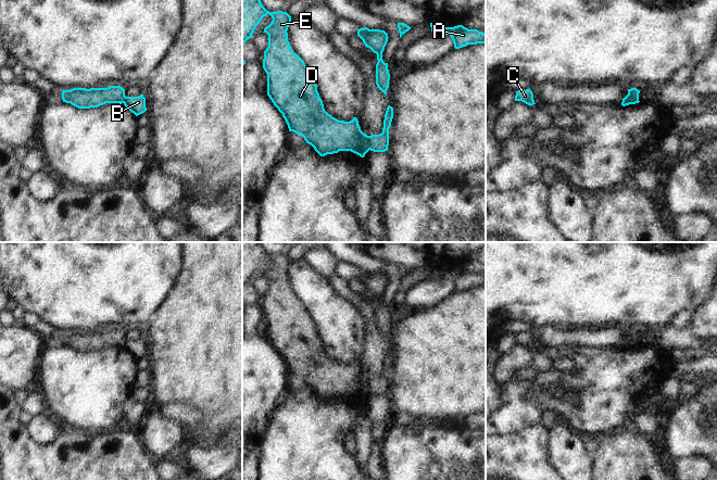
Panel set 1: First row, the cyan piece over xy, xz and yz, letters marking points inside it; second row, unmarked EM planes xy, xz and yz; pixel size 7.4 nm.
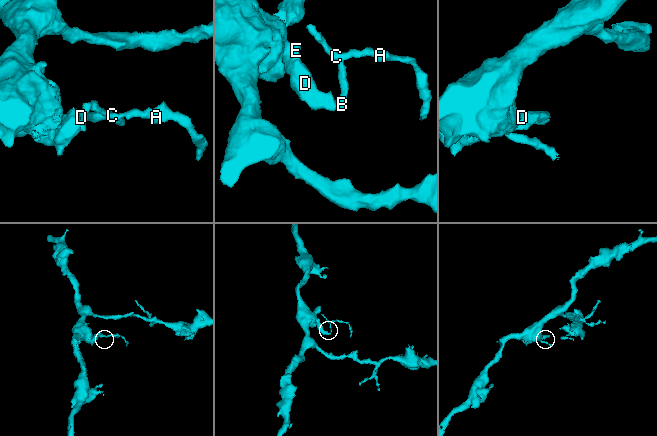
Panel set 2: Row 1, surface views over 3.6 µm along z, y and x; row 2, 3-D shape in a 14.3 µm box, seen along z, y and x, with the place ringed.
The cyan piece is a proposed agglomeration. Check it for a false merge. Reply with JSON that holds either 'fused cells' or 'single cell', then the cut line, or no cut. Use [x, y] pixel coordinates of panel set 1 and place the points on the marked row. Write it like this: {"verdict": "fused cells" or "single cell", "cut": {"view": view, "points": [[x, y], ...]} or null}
{"verdict": "fused cells", "cut": {"view": "xz", "points": [[367, 136], [369, 149]]}}

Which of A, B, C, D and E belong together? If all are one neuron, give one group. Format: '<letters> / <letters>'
A B C / D E

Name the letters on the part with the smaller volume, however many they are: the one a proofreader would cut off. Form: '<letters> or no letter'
A, B, C.

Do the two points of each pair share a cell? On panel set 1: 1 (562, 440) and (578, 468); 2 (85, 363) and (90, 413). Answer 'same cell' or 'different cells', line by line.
1: same cell
2: same cell

